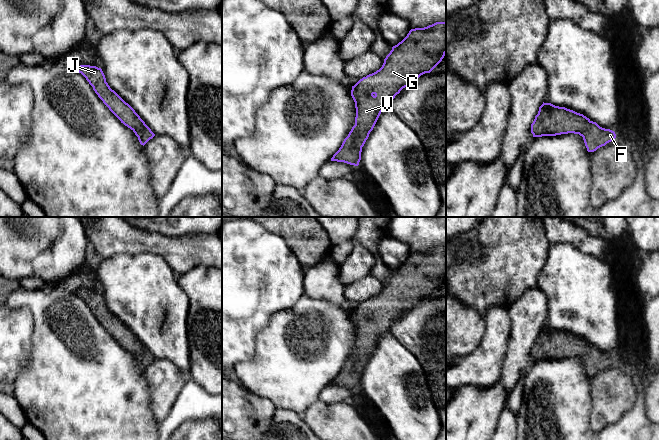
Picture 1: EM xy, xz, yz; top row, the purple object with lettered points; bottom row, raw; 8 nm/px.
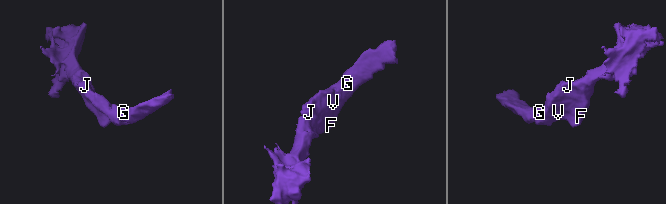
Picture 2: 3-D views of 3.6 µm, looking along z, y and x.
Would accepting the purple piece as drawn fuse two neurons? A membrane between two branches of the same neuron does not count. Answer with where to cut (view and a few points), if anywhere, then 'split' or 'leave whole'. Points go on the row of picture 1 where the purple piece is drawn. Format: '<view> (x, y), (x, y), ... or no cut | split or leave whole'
no cut | leave whole

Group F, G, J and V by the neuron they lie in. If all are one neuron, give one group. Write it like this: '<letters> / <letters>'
F G J V

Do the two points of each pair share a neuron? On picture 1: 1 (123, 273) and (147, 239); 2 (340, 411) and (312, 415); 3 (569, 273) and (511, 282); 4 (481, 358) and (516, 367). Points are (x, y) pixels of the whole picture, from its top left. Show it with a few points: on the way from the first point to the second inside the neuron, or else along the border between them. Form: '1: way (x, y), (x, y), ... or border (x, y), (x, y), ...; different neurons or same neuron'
1: border (114, 254), (152, 252), (160, 256); different neurons
2: way (333, 413), (319, 415); same neuron
3: border (546, 256), (546, 261), (536, 286); different neurons
4: border (508, 340), (498, 379); different neurons

